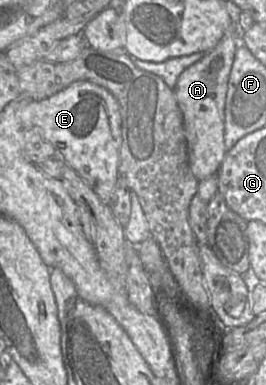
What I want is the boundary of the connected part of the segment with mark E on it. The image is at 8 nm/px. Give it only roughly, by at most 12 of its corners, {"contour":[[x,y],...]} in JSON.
{"contour":[[88,81],[20,113],[109,205],[121,116]]}

